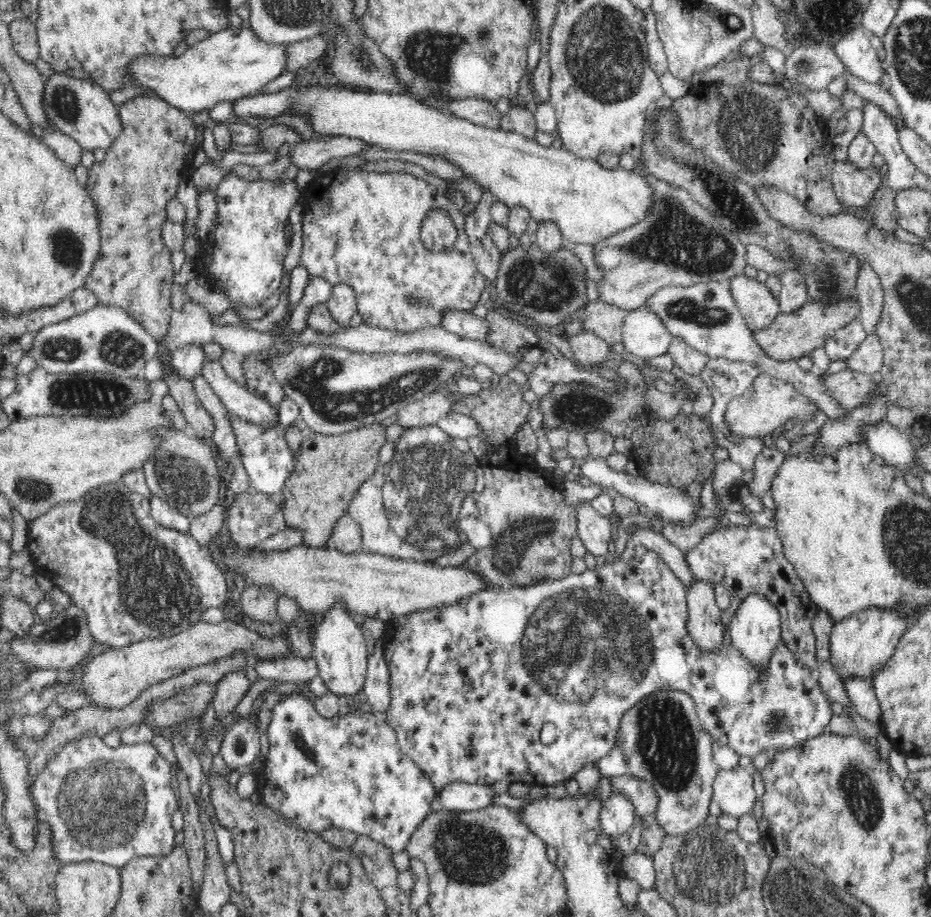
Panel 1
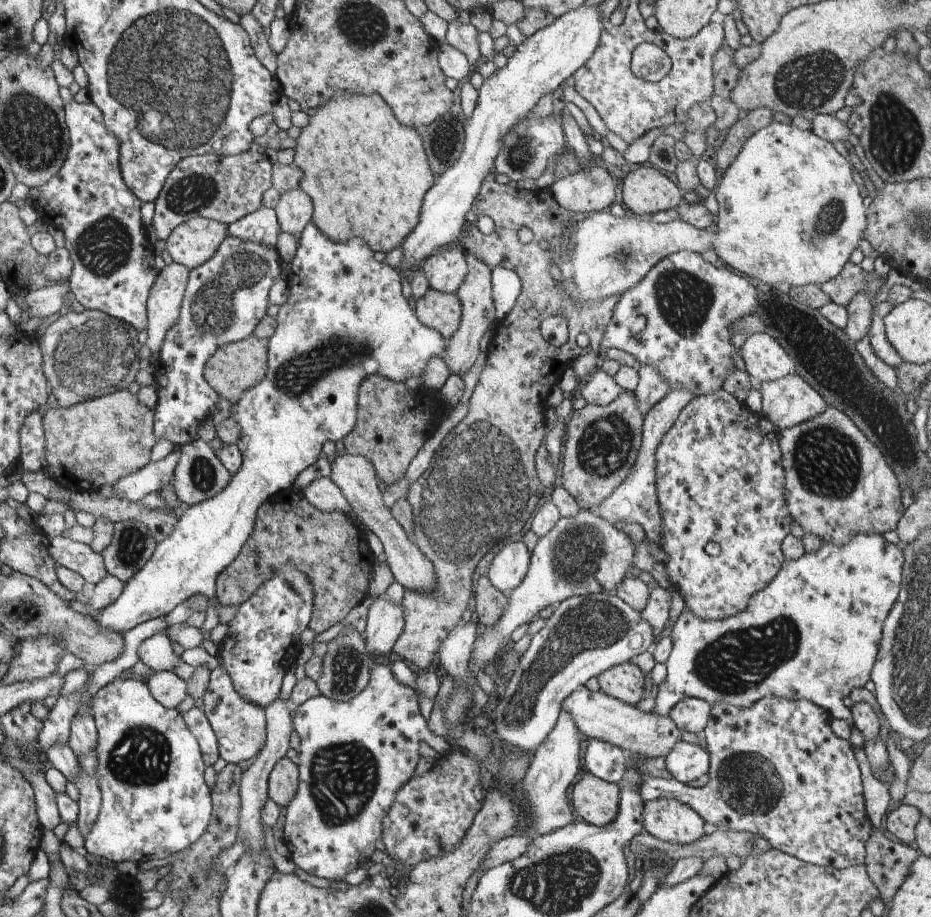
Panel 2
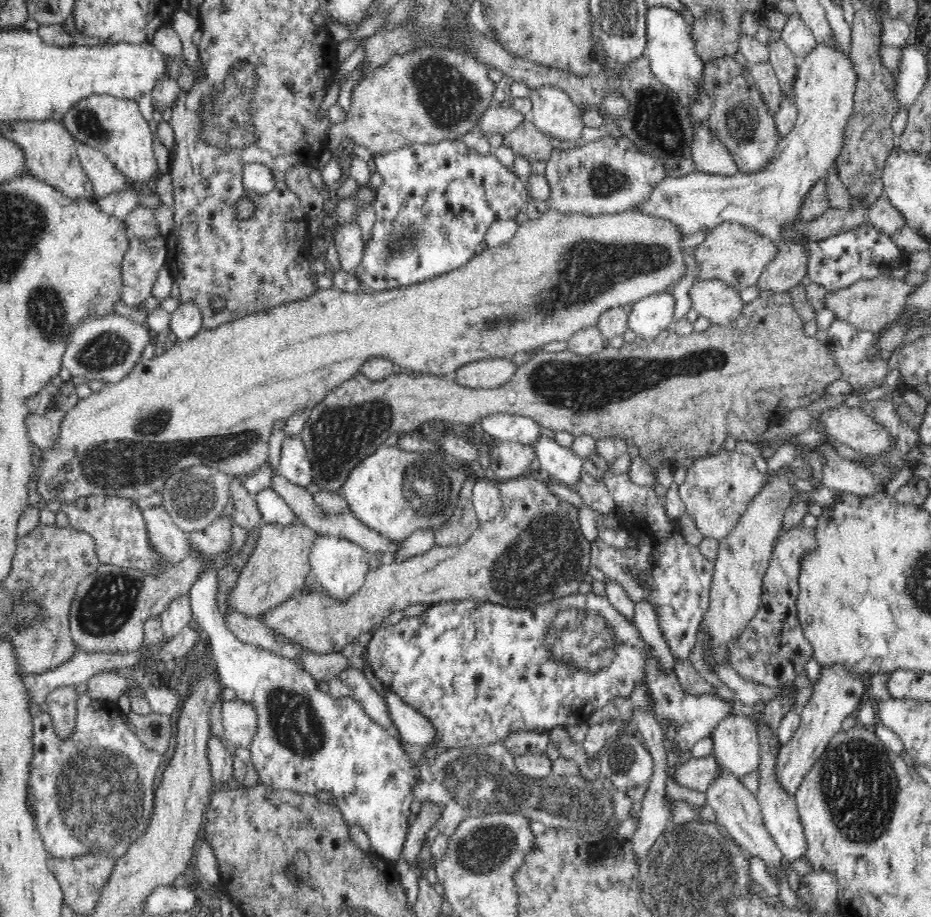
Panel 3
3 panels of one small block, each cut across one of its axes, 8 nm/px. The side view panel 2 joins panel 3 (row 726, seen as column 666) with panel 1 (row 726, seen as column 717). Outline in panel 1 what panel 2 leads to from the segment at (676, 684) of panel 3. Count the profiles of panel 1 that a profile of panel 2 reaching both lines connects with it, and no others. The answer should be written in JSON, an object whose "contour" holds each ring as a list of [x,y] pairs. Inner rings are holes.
{"contour":[[[661,689],[648,693],[648,696],[637,701],[624,713],[614,743],[606,756],[595,762],[598,770],[604,777],[630,775],[650,783],[658,793],[655,820],[660,823],[666,835],[683,835],[684,832],[705,824],[704,820],[709,814],[708,807],[713,798],[713,784],[718,766],[713,760],[712,736],[706,732],[690,693],[680,689]]]}

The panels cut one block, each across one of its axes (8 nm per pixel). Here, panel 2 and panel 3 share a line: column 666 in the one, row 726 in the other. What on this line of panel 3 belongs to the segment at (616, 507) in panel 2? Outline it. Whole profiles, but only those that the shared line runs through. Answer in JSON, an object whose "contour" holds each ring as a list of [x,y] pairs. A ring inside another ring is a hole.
{"contour":[[[387,692],[384,700],[387,701],[391,721],[395,724],[399,736],[402,736],[407,744],[421,749],[437,741],[434,727],[429,720],[415,708],[406,704],[396,693]]]}

